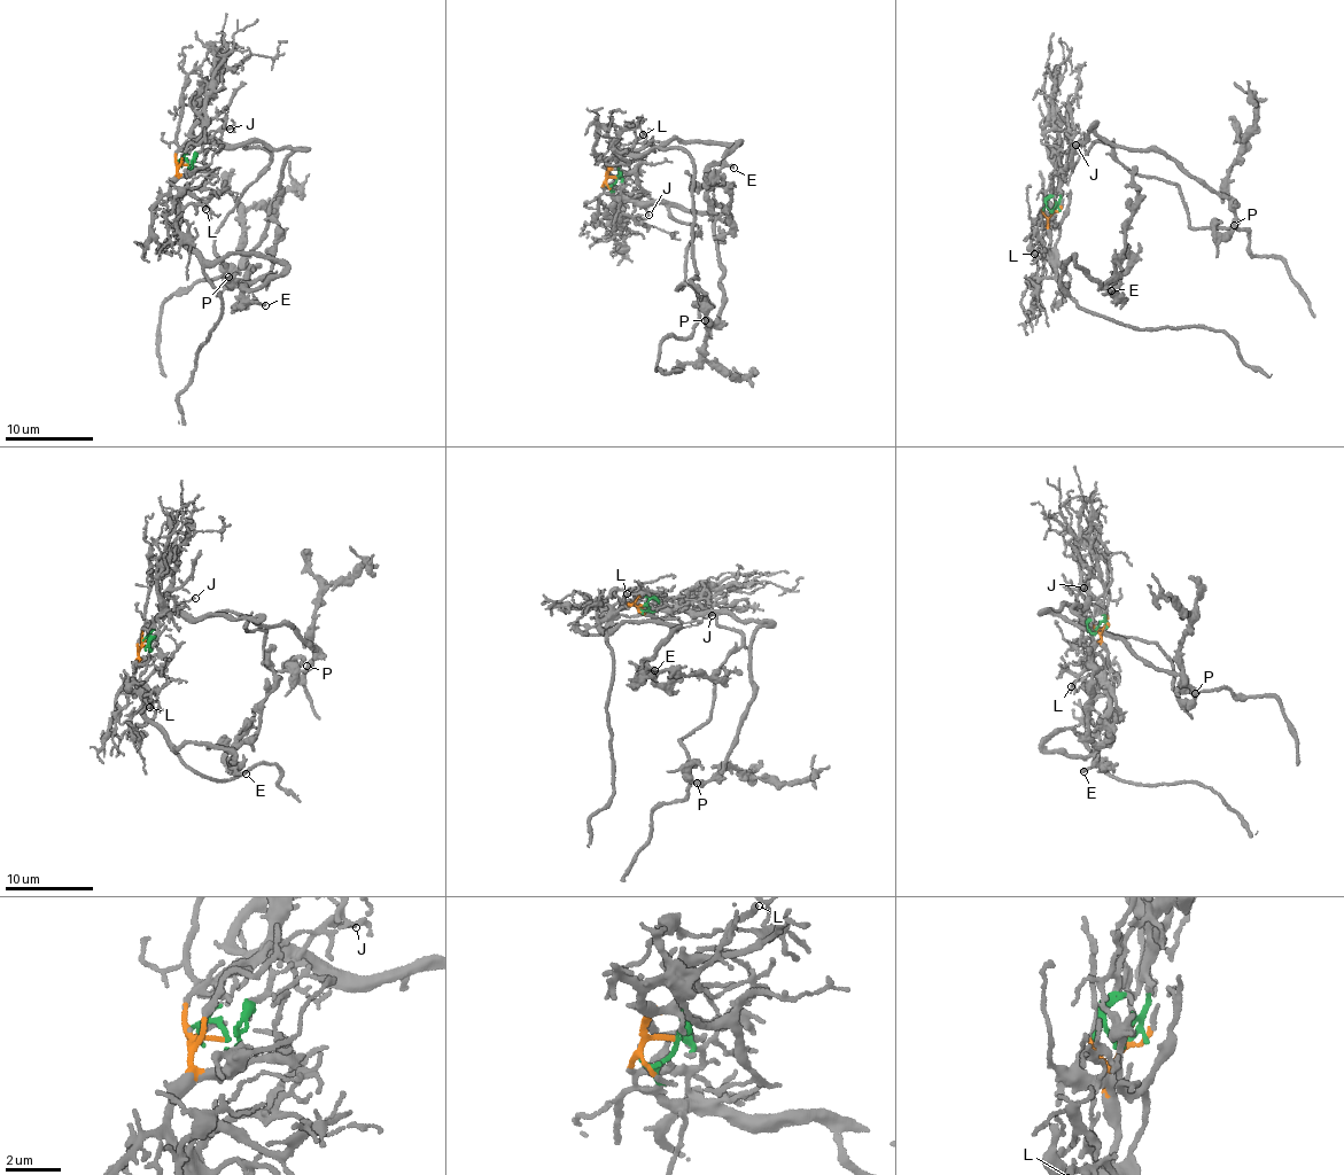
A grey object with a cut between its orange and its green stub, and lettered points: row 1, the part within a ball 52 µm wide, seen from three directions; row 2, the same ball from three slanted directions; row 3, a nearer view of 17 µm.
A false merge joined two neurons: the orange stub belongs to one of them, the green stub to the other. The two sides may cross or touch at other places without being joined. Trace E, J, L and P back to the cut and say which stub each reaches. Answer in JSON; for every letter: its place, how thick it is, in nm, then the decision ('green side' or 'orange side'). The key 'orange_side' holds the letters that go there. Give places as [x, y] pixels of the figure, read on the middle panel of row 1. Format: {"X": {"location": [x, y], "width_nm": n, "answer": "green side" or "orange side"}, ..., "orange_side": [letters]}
{"E": {"location": [733, 168], "width_nm": 180, "answer": "orange side"}, "J": {"location": [649, 215], "width_nm": 80, "answer": "green side"}, "L": {"location": [643, 134], "width_nm": 200, "answer": "orange side"}, "P": {"location": [705, 320], "width_nm": 400, "answer": "green side"}, "orange_side": ["E", "L"]}

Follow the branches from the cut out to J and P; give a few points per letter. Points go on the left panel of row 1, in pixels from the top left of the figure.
J: (188, 165), (183, 157), (184, 148), (200, 139), (209, 139), (220, 129), (230, 130)
P: (188, 165), (183, 157), (184, 148), (200, 139), (245, 146), (267, 144), (292, 153), (266, 228), (227, 278)

